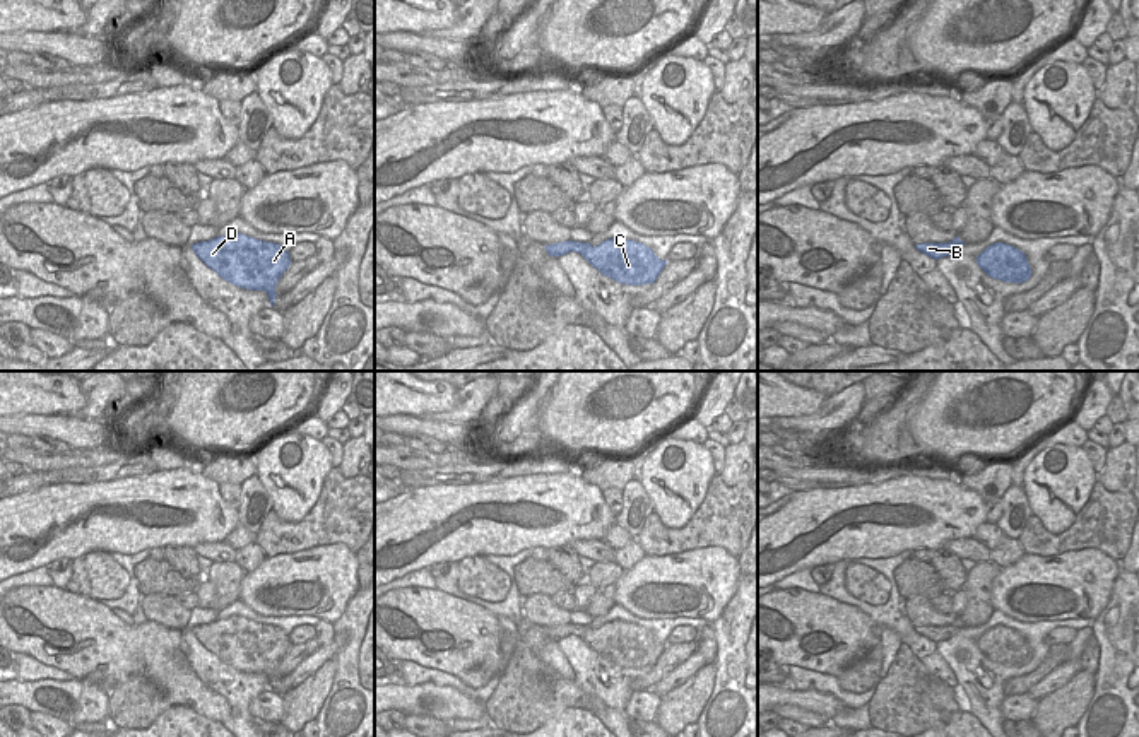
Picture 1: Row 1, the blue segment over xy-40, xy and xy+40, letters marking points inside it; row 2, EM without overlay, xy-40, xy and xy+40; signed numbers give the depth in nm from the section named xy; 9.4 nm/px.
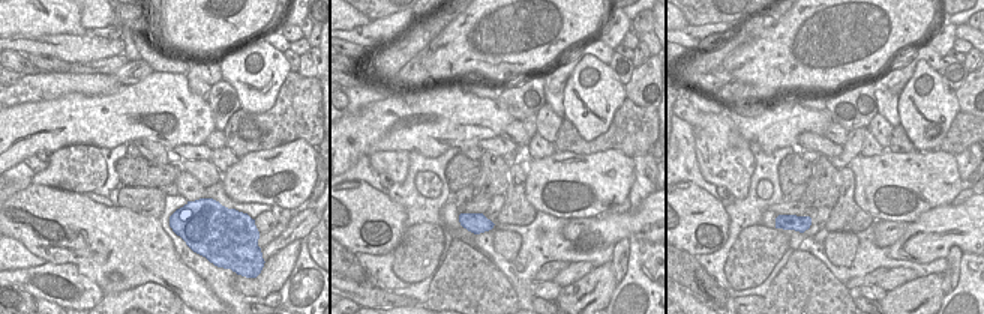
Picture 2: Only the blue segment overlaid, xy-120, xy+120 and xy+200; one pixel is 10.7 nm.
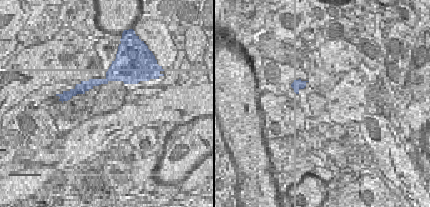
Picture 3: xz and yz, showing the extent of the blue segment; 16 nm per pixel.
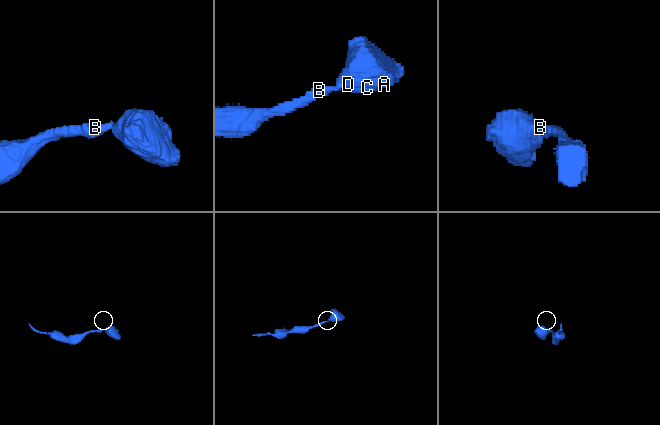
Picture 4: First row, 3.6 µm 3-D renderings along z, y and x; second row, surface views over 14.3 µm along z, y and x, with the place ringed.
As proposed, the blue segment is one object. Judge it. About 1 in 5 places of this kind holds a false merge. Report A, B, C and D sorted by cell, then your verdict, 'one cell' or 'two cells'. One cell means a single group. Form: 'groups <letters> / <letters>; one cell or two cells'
groups A B C D; one cell

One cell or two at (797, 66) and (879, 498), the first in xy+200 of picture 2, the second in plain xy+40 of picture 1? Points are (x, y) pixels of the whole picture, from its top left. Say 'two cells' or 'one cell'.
two cells

